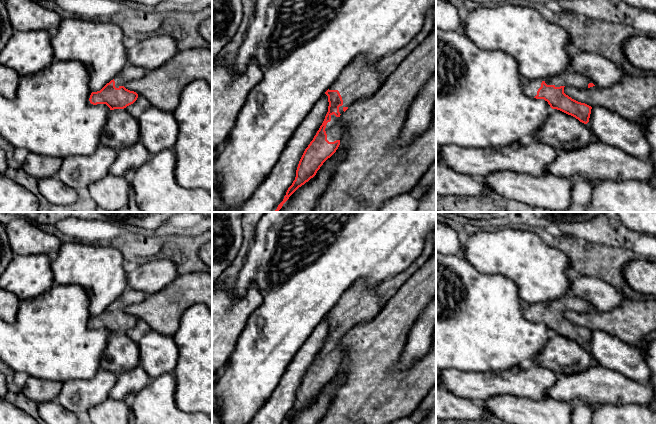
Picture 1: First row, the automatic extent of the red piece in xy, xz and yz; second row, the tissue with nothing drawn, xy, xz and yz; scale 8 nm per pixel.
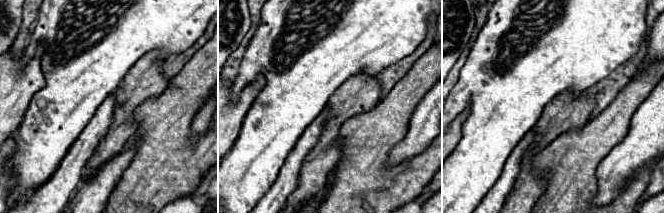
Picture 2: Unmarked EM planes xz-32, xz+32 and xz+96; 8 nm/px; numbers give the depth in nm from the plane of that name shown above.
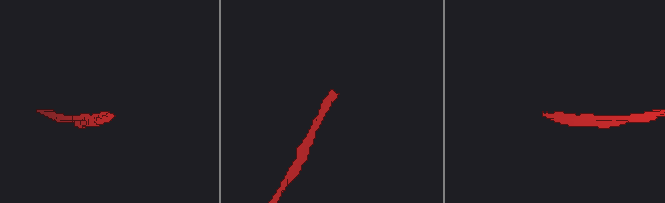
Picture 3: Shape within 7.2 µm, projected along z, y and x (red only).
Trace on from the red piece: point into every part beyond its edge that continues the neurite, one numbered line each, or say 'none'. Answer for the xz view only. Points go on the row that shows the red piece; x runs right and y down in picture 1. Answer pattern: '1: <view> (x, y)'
1: xz (334, 131)

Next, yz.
1: yz (568, 78)

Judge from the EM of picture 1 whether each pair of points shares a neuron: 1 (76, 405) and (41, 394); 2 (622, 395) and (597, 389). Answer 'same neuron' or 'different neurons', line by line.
1: different neurons
2: same neuron

